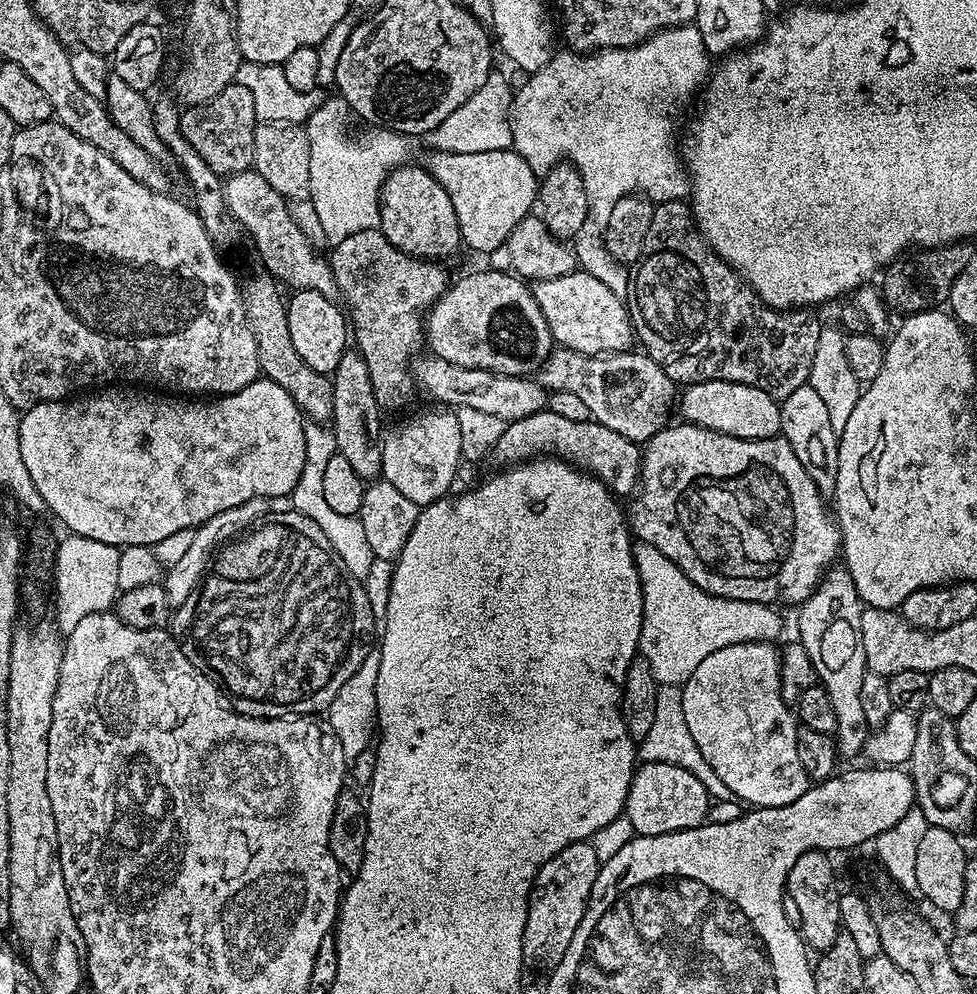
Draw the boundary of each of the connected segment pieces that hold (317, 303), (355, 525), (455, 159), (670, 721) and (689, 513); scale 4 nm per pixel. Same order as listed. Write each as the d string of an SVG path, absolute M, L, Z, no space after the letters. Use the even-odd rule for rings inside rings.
M302 288L291 294L286 300L286 326L290 326L290 342L294 350L298 350L298 358L302 358L310 370L332 374L350 348L350 324L345 309L336 300L318 294L318 290Z
M308 422L305 423L304 430L305 461L302 474L299 475L298 482L290 495L290 501L292 501L292 504L290 504L291 511L300 512L303 516L309 516L318 526L318 530L322 530L322 534L326 534L330 546L334 546L338 558L342 558L344 568L350 570L350 574L354 574L357 578L364 578L363 585L367 590L367 598L371 602L372 617L377 622L382 622L389 606L390 582L393 581L395 563L388 559L373 557L369 540L366 539L359 516L337 514L326 502L322 491L322 477L330 458L337 455L338 452L333 429L320 422Z
M512 148L475 151L472 154L433 149L430 154L426 167L450 197L463 245L481 254L503 247L514 226L524 220L537 203L537 173Z
M664 684L657 689L654 722L650 726L650 734L646 734L646 738L639 741L639 759L646 764L666 762L670 766L682 766L682 770L690 770L690 774L694 774L694 778L698 778L698 782L702 782L702 786L706 786L709 797L716 800L733 799L732 792L726 790L722 778L718 778L718 774L714 774L710 762L706 762L706 758L702 758L702 750L698 750L698 746L694 746L694 738L690 738L690 730L686 727L686 714L682 714L680 689L679 685L674 684Z
M679 423L651 436L643 449L638 491L633 504L626 508L633 537L662 550L690 582L711 596L773 606L803 604L820 585L826 569L835 561L832 559L837 559L842 537L829 509L824 509L825 497L798 462L798 454L790 450L790 442L779 434L769 440L743 440L696 424Z

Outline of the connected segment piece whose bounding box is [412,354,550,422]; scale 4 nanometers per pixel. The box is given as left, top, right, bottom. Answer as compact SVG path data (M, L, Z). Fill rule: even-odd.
M421 355L413 365L414 379L423 391L425 388L434 399L444 403L441 405L456 408L470 406L473 410L495 414L497 418L511 422L518 418L526 418L535 412L543 412L549 403L549 393L541 384L537 384L535 379L527 376L507 376L470 366L454 366L441 356L424 355Z

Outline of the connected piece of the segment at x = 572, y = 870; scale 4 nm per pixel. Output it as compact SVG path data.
M581 842L566 846L566 850L558 850L558 854L538 870L528 895L528 917L522 938L525 969L533 968L536 972L548 974L558 966L558 962L562 962L570 946L570 938L574 938L574 930L578 930L588 908L601 863L598 854L594 854L592 843Z

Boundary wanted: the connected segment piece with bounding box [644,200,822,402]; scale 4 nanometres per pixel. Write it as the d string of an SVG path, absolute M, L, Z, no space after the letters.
M662 200L652 209L650 230L646 230L644 235L644 248L658 250L664 246L682 248L698 264L702 264L706 260L706 254L700 248L700 246L706 246L706 252L708 252L708 276L706 276L706 280L708 280L708 288L710 288L710 298L716 306L714 312L718 312L716 332L724 332L724 336L726 336L724 340L712 340L712 338L706 340L708 344L702 344L696 350L696 354L700 352L700 356L686 356L686 360L684 358L682 360L670 360L668 368L664 371L667 376L680 386L701 384L707 380L754 384L758 390L770 394L777 402L790 398L790 394L794 394L794 390L807 385L810 370L814 366L814 354L817 353L818 336L822 327L822 321L815 316L815 311L802 308L781 310L764 303L763 298L745 282L743 276L735 272L721 256L716 255L716 251L704 241L703 236L694 227L692 209L684 200Z

